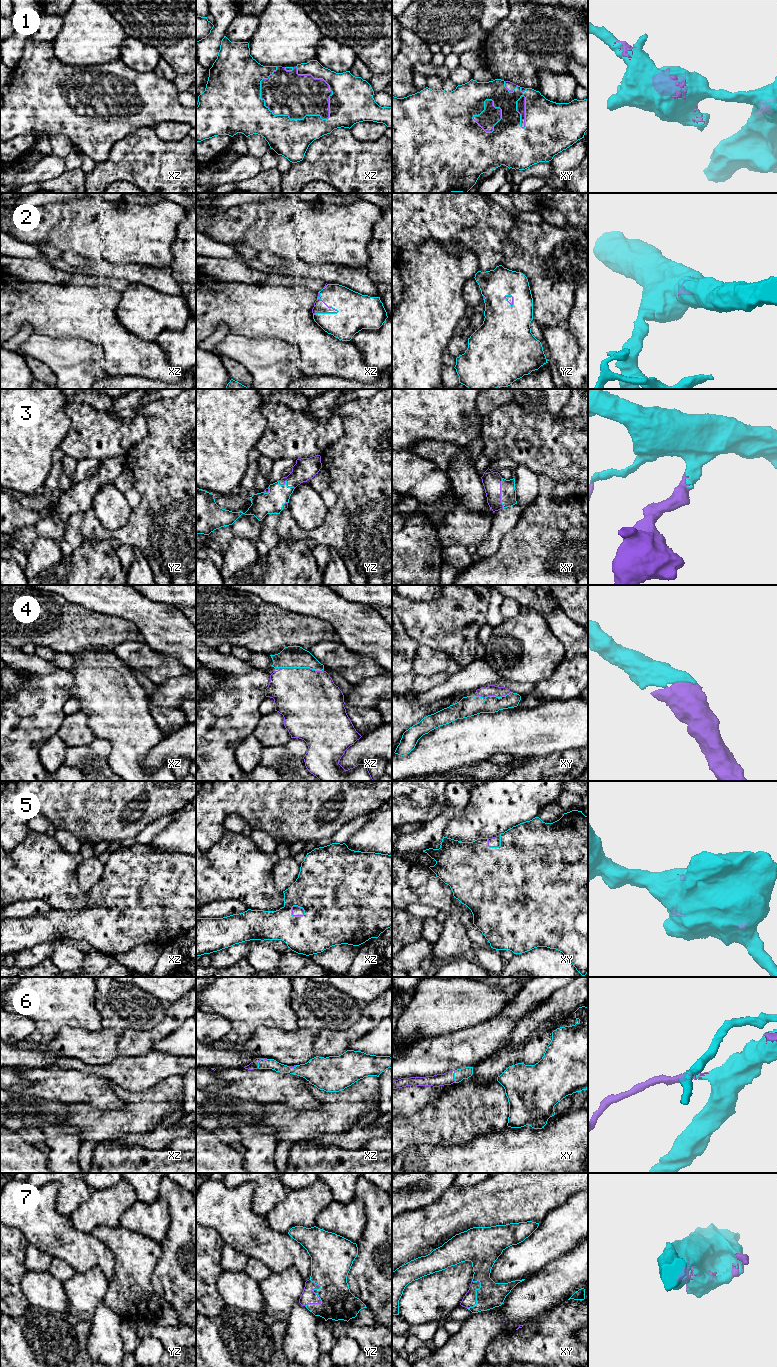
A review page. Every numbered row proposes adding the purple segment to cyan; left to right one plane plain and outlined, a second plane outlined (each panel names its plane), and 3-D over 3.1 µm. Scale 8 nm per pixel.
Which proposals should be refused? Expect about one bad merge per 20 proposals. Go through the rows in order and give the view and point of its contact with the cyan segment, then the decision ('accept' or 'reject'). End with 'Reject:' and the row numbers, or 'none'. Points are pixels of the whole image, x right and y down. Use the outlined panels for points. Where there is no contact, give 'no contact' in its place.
1: meets cyan in xz at (285, 115); accept
2: meets cyan in xz at (326, 304); accept
3: meets cyan in xy at (501, 493); accept
4: meets cyan in xz at (302, 667); accept
5: meets cyan in xz at (299, 906); accept
6: meets cyan in xz at (260, 1060); accept
7: meets cyan in yz at (314, 1289); accept
Reject: none

